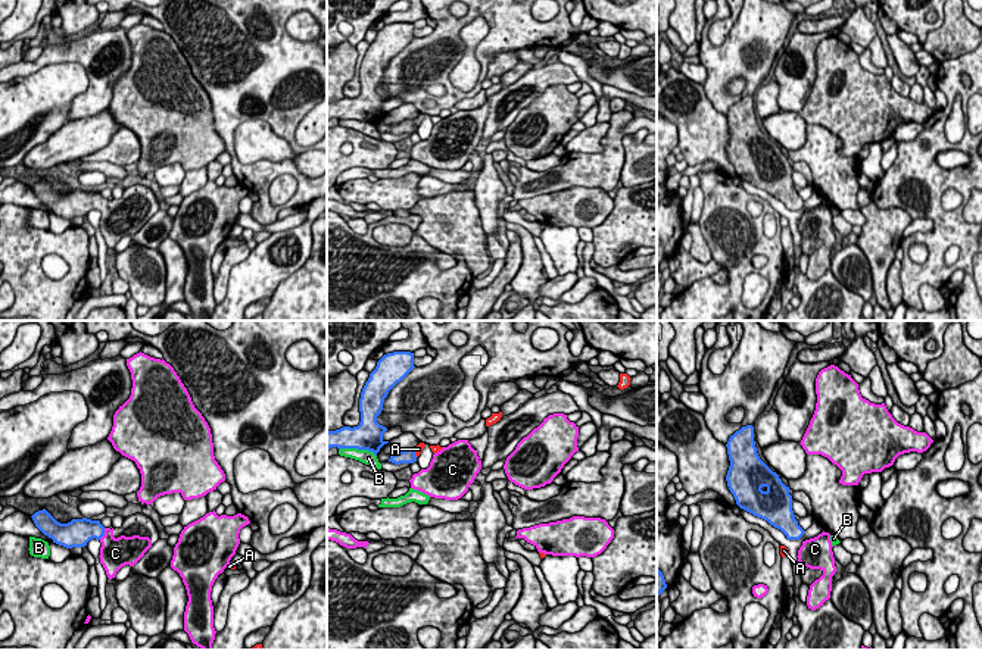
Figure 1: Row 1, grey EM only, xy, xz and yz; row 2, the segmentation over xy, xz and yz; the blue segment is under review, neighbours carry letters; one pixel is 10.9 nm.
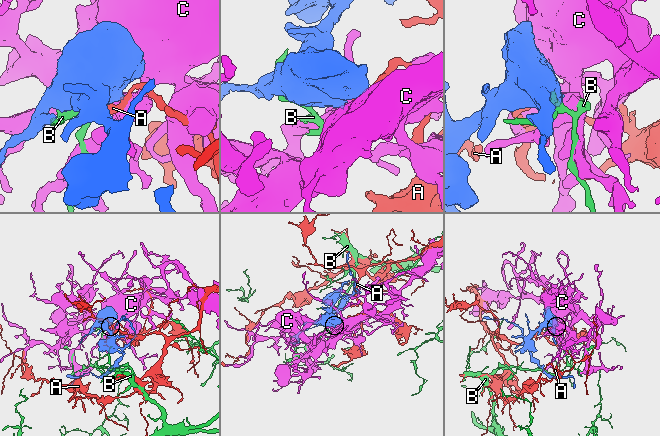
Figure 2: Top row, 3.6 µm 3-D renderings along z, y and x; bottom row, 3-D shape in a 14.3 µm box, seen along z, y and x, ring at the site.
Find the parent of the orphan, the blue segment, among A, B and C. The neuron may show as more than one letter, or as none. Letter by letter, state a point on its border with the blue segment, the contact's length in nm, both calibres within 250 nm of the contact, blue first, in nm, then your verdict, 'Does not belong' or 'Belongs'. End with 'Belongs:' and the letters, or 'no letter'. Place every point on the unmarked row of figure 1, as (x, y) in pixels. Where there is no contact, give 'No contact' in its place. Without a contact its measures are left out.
A: Touches blue at xz (414, 124). Shared border 110 nm. Thickness 160 nm (blue) against 90 nm. Does not belong
B: Touches blue at xz (358, 119). Shared border 420 nm. Thickness 320 nm (blue) against 160 nm. Does not belong
C: Touches blue at xy (103, 205). Shared border 140 nm. Thickness 280 nm (blue) against 320 nm. Belongs
Belongs: C

